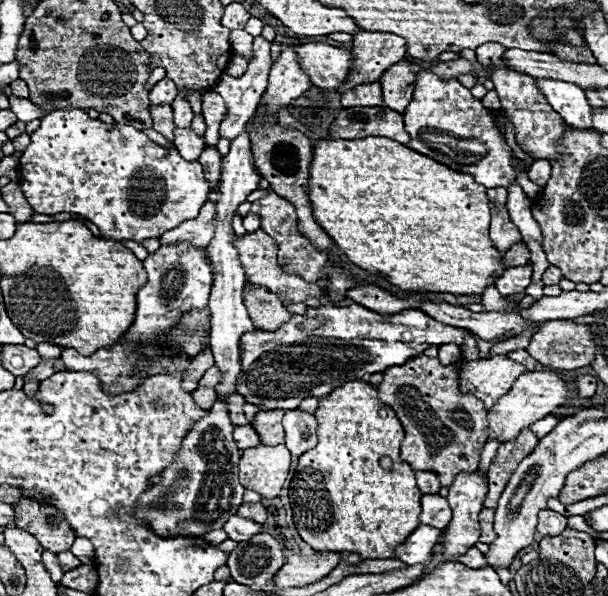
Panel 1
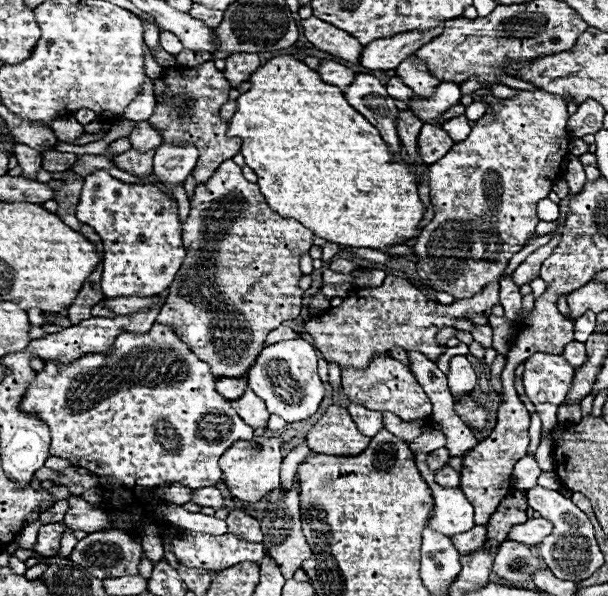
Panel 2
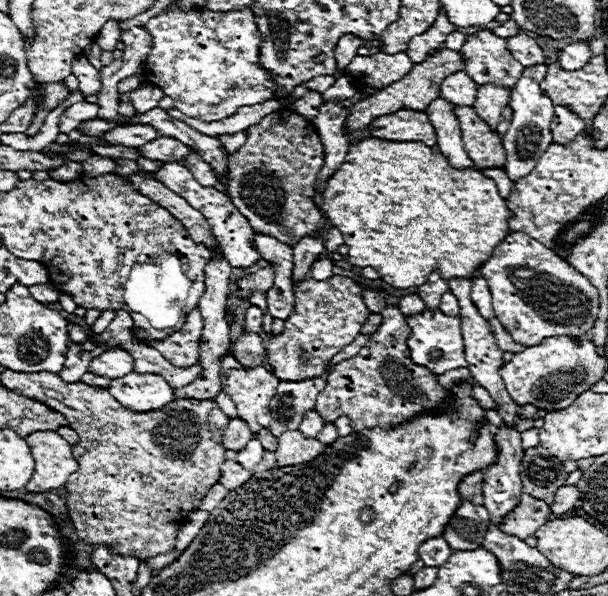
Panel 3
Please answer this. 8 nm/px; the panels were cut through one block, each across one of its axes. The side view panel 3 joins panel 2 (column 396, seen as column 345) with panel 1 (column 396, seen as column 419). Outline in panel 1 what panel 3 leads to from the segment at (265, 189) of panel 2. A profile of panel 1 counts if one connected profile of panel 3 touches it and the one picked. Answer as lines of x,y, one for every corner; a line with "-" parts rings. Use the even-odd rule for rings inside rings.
380,136
362,140
320,138
310,162
308,196
318,226
354,264
382,276
402,290
450,292
456,296
482,294
494,284
490,282
490,276
498,278
506,268
502,266
502,256
488,238
490,206
486,188
474,184
474,176
462,176
462,172
444,168
444,164
430,160
396,140

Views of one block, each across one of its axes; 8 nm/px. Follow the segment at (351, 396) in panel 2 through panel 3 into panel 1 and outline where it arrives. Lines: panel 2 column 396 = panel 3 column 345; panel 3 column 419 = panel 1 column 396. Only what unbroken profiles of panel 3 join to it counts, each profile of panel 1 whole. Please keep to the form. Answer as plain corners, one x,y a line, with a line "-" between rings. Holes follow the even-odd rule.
424,354
414,356
398,368
386,368
384,380
376,388
378,388
378,398
396,412
406,430
400,456
414,470
434,472
442,486
450,486
456,474
474,472
478,468
480,452
488,442
488,408
482,404
482,400
460,392
456,364
444,366
440,364
438,358
428,358

